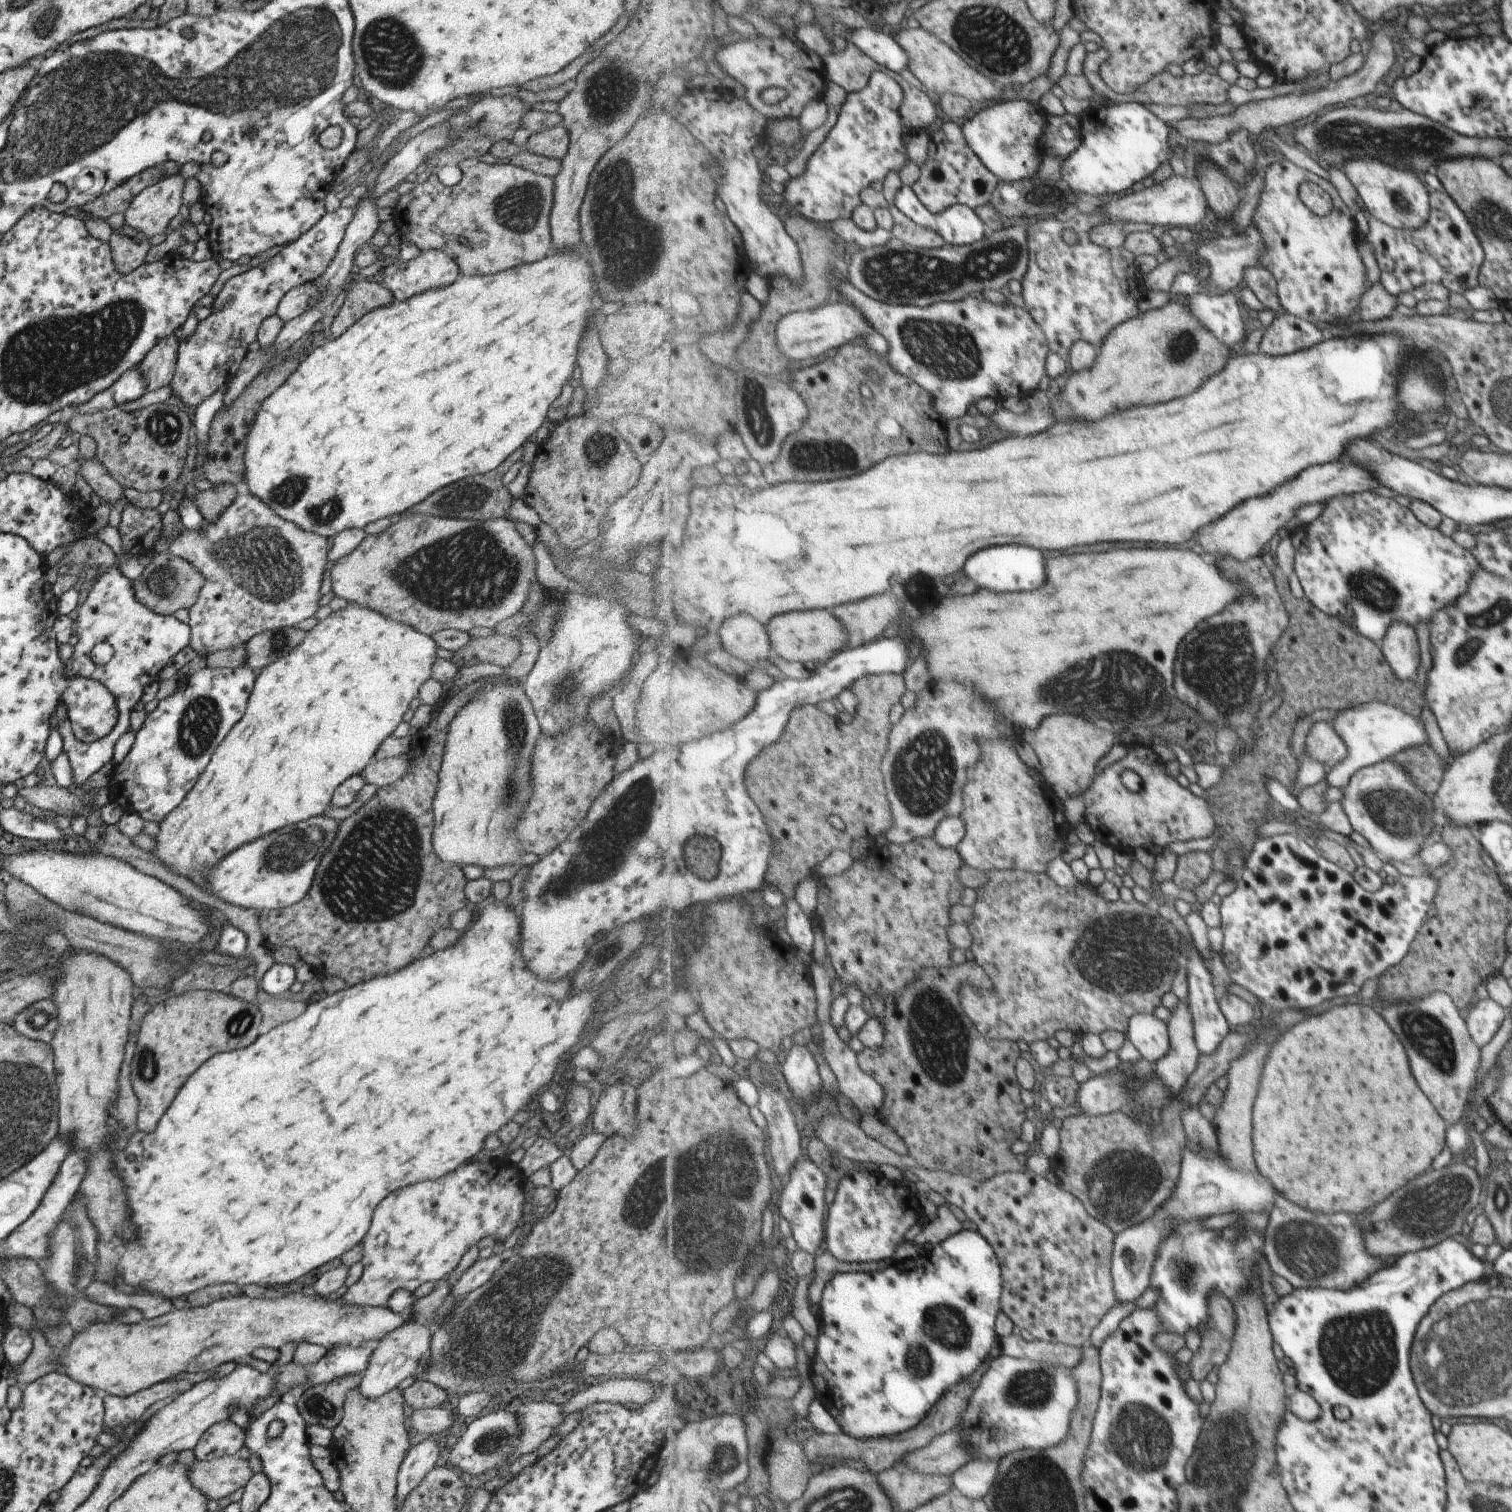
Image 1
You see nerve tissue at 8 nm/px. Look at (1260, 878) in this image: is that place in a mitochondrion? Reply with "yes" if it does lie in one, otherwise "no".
no

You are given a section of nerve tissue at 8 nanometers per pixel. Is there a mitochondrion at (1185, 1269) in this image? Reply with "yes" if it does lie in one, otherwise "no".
yes

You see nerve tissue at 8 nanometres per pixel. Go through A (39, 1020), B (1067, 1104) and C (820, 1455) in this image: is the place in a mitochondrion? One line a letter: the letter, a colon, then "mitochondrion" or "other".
A: mitochondrion
B: other
C: other

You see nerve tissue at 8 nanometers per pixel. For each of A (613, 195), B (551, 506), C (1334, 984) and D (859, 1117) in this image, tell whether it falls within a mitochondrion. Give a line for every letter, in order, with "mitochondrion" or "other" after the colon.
A: mitochondrion
B: other
C: other
D: other

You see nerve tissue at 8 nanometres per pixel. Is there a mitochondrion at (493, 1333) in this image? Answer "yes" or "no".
yes

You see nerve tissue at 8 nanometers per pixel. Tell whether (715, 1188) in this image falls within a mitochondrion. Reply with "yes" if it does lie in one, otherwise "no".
yes

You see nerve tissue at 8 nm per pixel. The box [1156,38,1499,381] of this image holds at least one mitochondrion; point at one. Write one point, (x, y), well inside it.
(1408, 144)

